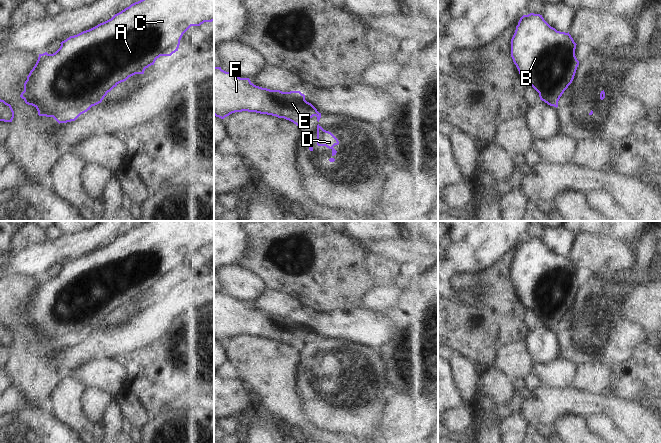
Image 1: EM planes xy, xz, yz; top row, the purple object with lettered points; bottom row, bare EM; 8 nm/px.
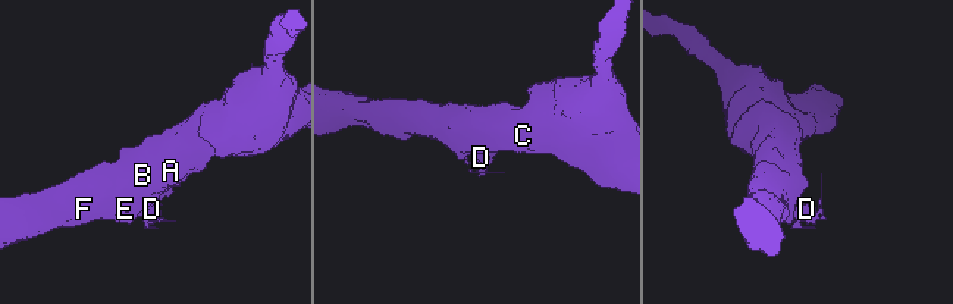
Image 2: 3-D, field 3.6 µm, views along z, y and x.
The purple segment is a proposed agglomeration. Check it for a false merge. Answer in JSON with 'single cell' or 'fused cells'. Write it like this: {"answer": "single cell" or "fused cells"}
{"answer": "fused cells"}

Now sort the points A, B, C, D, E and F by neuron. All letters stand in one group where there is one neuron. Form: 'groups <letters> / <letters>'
groups A B C E F / D

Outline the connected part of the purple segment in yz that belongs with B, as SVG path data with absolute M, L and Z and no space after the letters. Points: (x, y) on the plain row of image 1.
M540 238L523 239L511 263L511 281L520 300L550 330L572 307L579 285L571 259L551 251Z

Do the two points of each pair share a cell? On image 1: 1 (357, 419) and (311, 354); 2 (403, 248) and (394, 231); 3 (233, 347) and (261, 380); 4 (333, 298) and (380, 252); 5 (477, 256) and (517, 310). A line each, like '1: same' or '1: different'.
1: same
2: different
3: same
4: different
5: different

